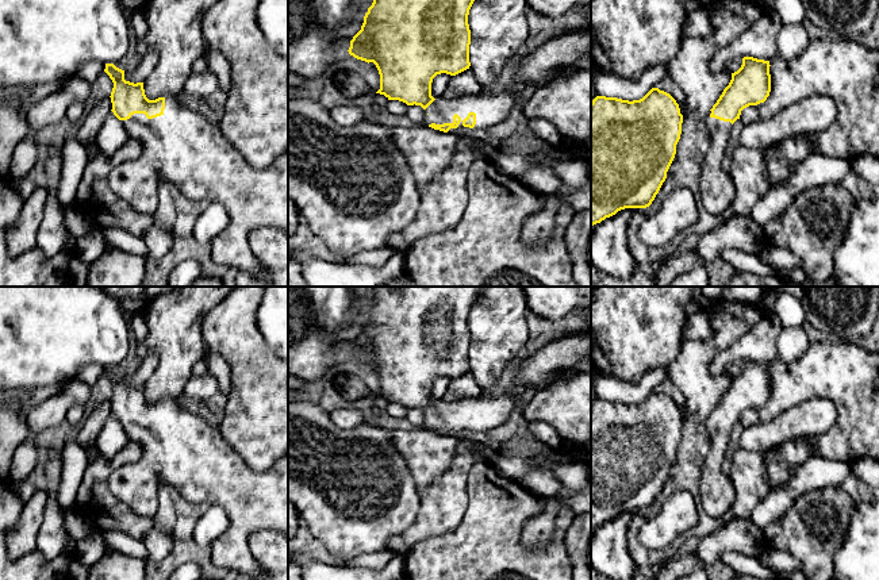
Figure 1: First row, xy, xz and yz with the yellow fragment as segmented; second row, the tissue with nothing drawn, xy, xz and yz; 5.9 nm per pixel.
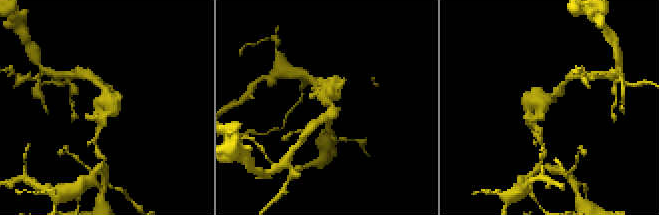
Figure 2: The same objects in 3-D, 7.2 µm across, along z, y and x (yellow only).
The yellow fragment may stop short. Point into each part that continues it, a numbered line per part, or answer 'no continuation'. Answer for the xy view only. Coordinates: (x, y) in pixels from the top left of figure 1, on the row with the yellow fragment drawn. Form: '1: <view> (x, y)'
1: xy (181, 148)

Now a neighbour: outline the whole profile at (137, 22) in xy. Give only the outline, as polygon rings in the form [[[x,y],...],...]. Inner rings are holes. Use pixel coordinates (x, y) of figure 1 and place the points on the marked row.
[[[137,9],[128,16],[128,24],[138,38],[143,37],[147,32],[147,23],[145,20],[142,9]]]

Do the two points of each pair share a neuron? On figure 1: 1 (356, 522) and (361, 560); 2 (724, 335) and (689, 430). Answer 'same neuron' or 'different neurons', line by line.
1: different neurons
2: same neuron

